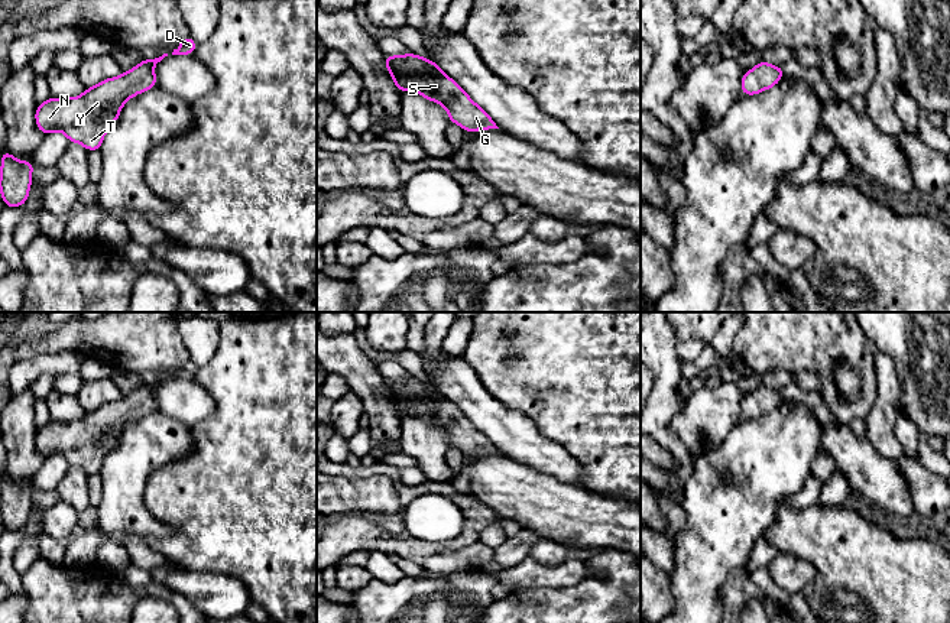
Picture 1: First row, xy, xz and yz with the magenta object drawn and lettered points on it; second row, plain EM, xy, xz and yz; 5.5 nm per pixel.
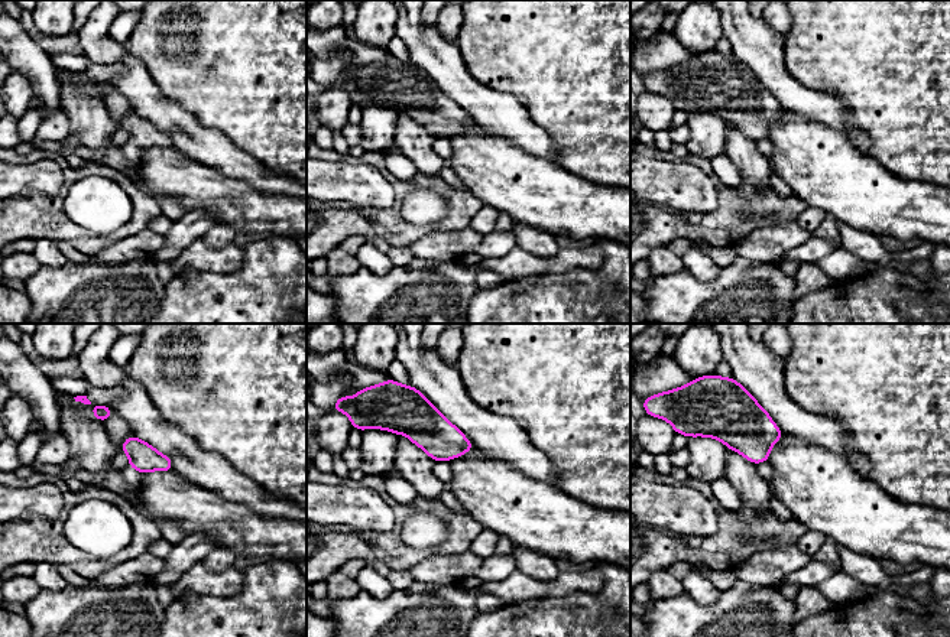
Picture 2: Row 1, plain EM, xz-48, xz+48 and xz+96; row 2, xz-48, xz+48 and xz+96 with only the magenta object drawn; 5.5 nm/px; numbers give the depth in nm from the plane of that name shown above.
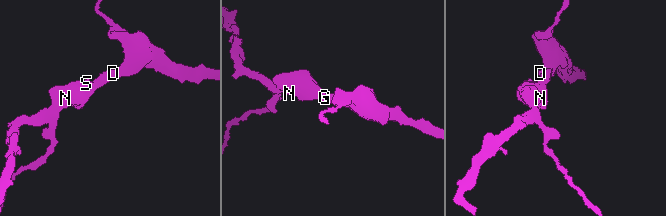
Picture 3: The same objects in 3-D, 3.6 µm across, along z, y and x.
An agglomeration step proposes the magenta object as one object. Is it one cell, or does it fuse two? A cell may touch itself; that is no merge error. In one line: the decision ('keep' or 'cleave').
keep

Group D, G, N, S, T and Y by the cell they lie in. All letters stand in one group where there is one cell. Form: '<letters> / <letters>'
D G N S T Y

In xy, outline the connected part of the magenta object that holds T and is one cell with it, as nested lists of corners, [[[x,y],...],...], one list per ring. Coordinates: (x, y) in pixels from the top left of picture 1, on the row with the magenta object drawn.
[[[168,53],[143,59],[120,77],[101,81],[75,98],[49,97],[36,107],[35,120],[43,134],[61,130],[69,143],[78,142],[87,150],[100,150],[106,132],[119,119],[123,104],[147,88],[156,88],[153,66]]]

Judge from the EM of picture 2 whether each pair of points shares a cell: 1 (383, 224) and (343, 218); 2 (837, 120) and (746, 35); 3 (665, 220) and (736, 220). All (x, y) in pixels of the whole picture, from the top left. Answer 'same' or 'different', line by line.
1: same
2: same
3: same

